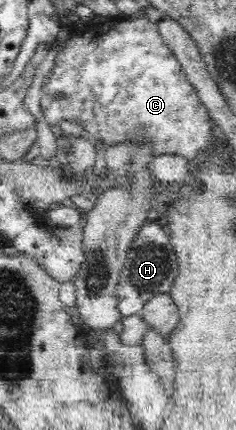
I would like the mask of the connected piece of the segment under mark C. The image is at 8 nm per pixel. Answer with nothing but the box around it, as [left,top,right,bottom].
[40,19,216,160]

